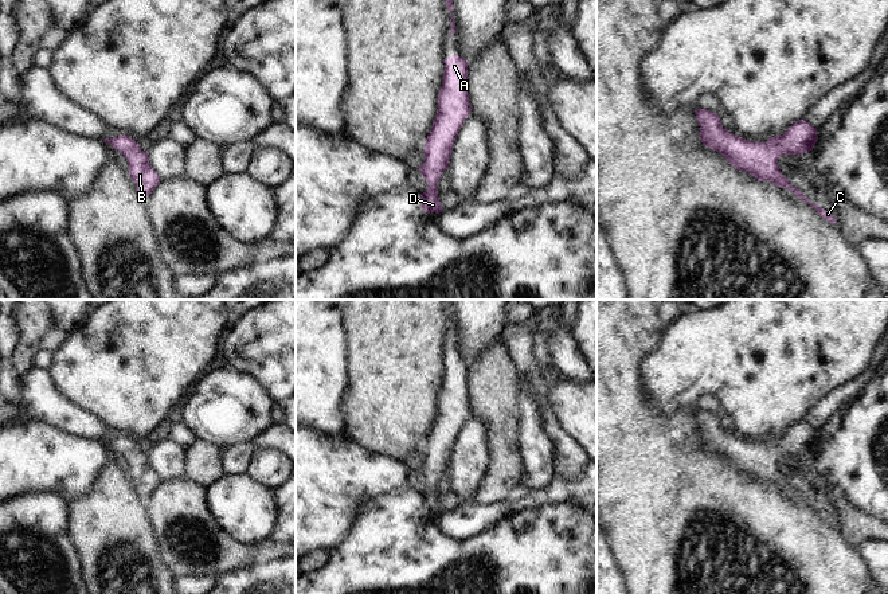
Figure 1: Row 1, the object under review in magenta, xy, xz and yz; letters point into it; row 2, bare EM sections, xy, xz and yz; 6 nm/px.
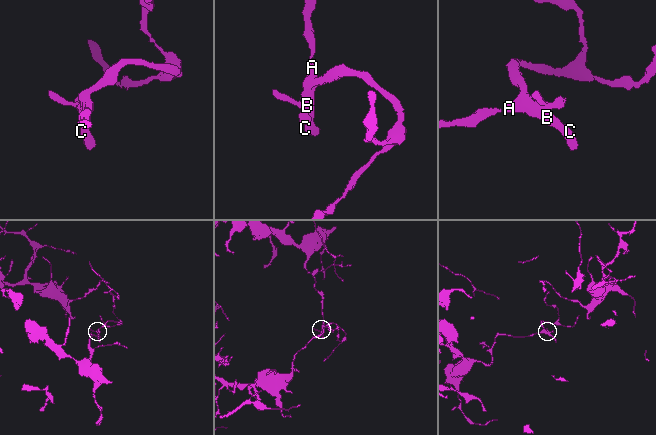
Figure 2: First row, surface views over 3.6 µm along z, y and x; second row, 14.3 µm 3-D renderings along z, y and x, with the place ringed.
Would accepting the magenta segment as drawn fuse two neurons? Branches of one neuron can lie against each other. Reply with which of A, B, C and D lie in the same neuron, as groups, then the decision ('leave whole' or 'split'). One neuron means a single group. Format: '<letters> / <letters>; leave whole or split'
A B C D; leave whole

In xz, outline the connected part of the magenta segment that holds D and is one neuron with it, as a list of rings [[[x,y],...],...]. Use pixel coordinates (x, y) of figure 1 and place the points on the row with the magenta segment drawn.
[[[451,55],[443,63],[446,69],[438,94],[438,112],[431,133],[425,141],[425,163],[419,167],[429,184],[429,188],[420,194],[420,206],[427,214],[443,211],[438,198],[438,180],[449,168],[457,134],[472,112],[468,95],[468,62],[461,56]]]

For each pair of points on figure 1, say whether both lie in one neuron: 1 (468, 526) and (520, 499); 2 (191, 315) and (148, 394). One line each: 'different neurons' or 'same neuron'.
1: same neuron
2: same neuron

